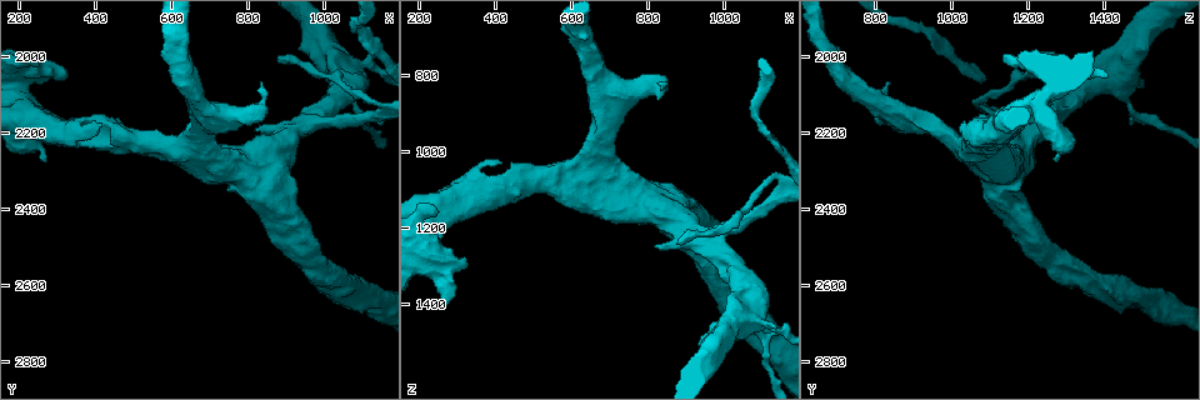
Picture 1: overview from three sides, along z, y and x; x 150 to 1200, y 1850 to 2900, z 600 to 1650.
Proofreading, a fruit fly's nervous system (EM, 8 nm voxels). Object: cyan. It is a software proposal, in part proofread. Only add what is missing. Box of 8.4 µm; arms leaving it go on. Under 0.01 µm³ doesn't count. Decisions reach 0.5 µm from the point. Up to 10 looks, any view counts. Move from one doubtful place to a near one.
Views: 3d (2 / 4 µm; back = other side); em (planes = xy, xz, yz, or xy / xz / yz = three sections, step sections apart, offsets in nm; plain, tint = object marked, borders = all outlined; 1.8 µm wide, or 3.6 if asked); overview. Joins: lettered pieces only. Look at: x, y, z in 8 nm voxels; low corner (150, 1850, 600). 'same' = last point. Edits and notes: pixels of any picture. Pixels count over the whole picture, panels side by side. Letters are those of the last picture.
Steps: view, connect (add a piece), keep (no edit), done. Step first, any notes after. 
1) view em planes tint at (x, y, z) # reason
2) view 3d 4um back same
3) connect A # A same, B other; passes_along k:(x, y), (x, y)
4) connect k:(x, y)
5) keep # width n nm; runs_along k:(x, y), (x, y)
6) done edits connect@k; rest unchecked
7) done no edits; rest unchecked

view em 3.6um yz step 8 tint at (1060, 2075, 1450) # small branch off a trunk

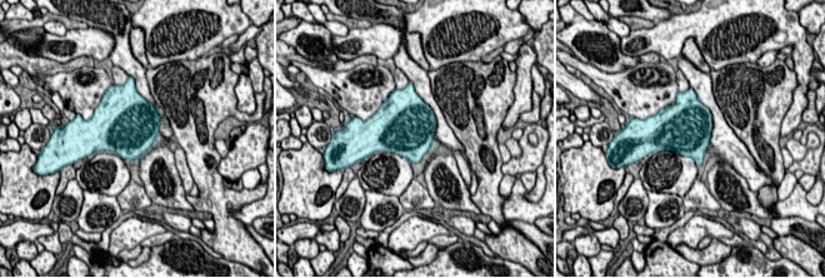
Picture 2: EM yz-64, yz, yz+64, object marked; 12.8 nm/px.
view em 3.6um planes borders same # another direction

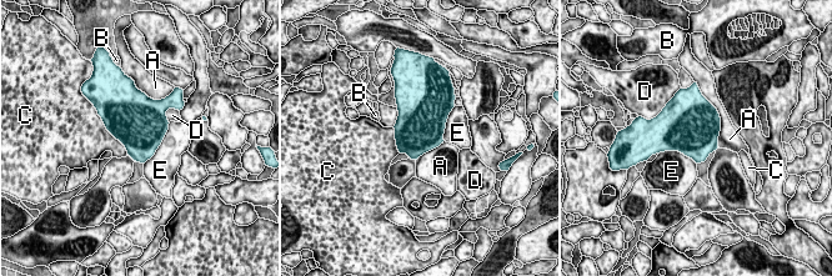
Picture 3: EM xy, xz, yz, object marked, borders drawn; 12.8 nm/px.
keep # A other, B other, C other, D other, E other; border 3:(702, 95), (720, 118), (718, 146); no lettered piece goes on from it

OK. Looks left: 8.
view em planes borders at (885, 2005, 1240) # end of a long branch

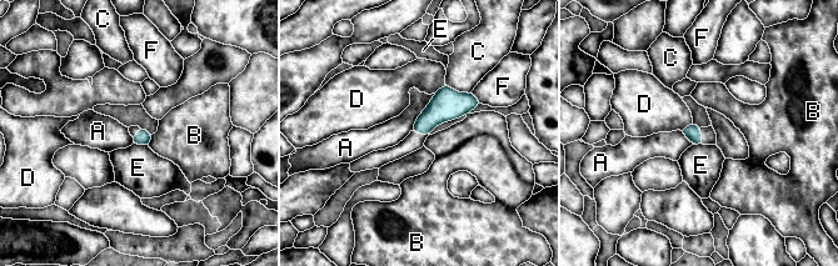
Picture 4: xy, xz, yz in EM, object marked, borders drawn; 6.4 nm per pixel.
keep # A other, B other, C other, D other, E other, F other; no lettered piece goes on from it

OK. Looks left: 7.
view 3d 4um at (830, 2065, 825) # free end

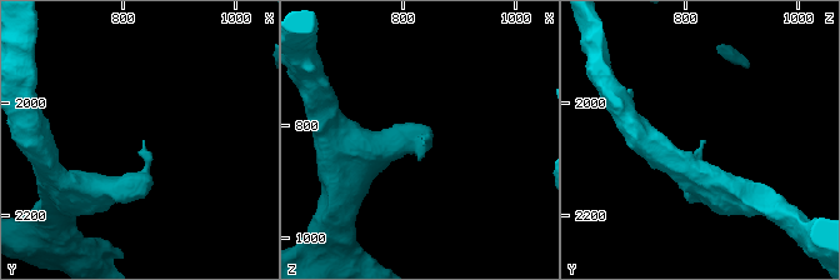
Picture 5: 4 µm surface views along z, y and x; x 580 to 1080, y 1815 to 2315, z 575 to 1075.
view em planes borders at (840, 2065, 835)

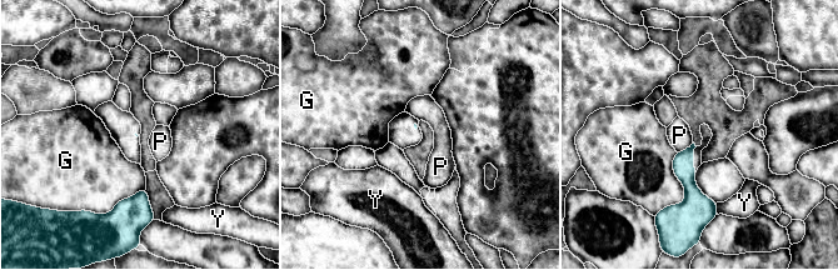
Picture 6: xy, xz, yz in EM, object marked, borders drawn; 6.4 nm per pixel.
keep # G other, P other, Y other; border 6:(693, 143), (677, 153); no lettered piece goes on from it

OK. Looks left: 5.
view em planes borders at (250, 2020, 1165) # an open end

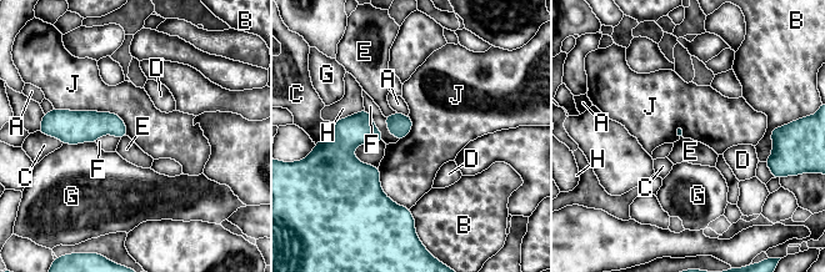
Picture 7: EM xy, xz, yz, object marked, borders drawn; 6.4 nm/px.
keep # A other, B other, C other, D other, E other, F other, G other, H other, J other; border 7:(54, 107), (114, 112), (126, 135); no lettered piece goes on from it

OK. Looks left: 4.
done no edits; rest unchecked

